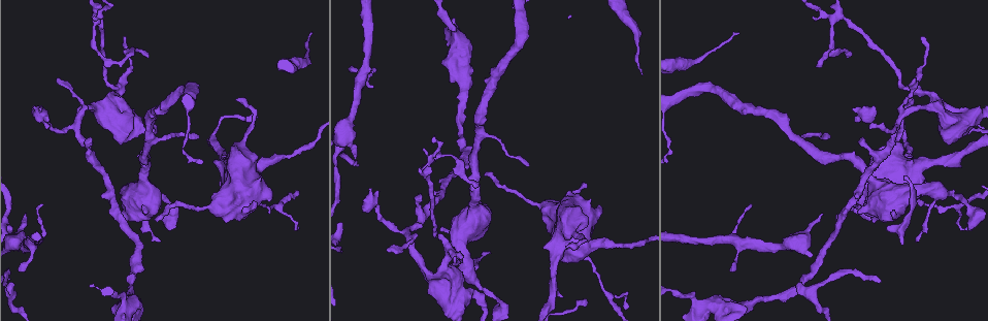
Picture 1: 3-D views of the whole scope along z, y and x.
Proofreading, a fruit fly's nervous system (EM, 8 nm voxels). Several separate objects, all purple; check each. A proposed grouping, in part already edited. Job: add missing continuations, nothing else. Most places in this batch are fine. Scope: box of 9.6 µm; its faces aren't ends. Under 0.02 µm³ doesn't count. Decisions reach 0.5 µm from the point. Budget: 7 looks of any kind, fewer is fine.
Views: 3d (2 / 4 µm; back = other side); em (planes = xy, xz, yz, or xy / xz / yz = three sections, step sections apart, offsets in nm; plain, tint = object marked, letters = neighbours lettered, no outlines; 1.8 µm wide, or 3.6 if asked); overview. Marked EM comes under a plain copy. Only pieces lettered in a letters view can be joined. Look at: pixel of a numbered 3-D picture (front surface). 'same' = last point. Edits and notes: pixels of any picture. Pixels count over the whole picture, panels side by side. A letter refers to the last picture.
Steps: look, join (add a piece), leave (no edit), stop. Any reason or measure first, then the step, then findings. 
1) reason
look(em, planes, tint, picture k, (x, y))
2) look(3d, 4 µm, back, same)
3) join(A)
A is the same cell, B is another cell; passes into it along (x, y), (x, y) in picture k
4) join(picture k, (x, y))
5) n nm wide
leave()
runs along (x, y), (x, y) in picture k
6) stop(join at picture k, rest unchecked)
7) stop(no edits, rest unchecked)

thin end
look(em, 3.6 µm, planes, letters, picture 1, (354, 158))

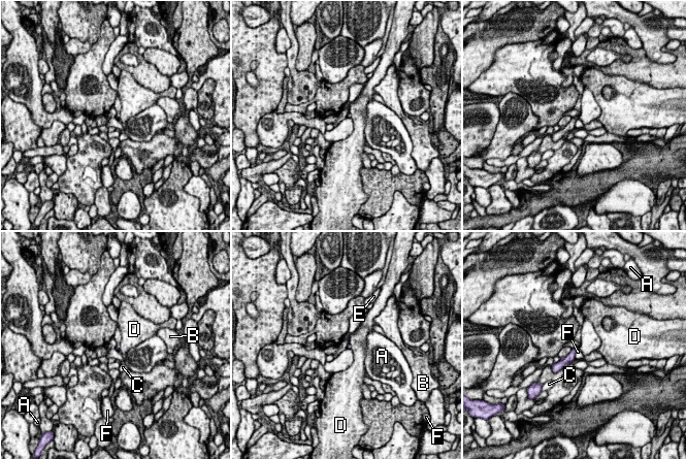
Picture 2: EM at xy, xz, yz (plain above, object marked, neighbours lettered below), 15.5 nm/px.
leave()
A, B, C, D, E and F are other cells; border along (578, 348), (574, 358) in picture 2; no lettered piece goes on from it

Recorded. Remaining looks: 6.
thick turns thin
look(3d, 2 µm, picture 1, (497, 300))

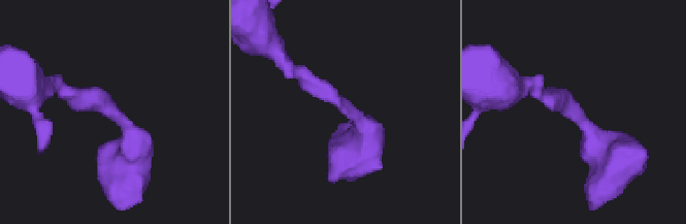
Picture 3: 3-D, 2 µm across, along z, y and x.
arms of 220, 320 nm
look(em, planes, letters, picture 3, (344, 106))

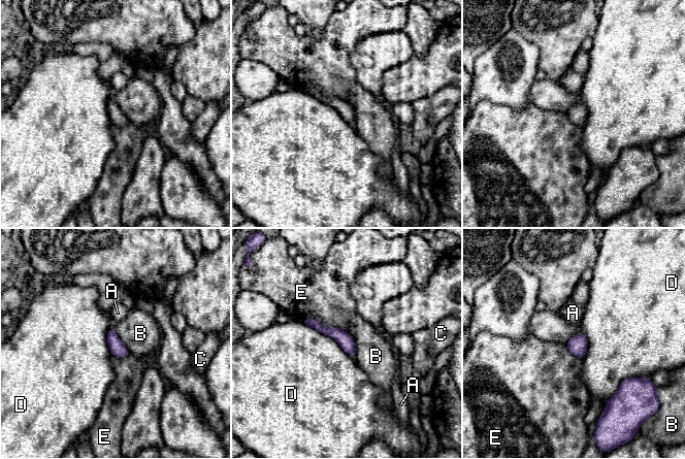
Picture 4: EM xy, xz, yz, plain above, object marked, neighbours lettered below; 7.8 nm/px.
leave()
A, B, C, D and E are other cells; runs along (305, 321), (333, 331), (353, 352) in picture 4; none of them fits

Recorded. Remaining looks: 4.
an open end
look(3d, 2 µm, picture 1, (895, 214))

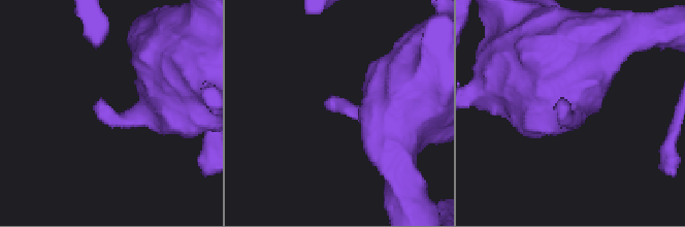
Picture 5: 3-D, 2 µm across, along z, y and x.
now the EM
look(em, planes, letters, picture 5, (567, 106))

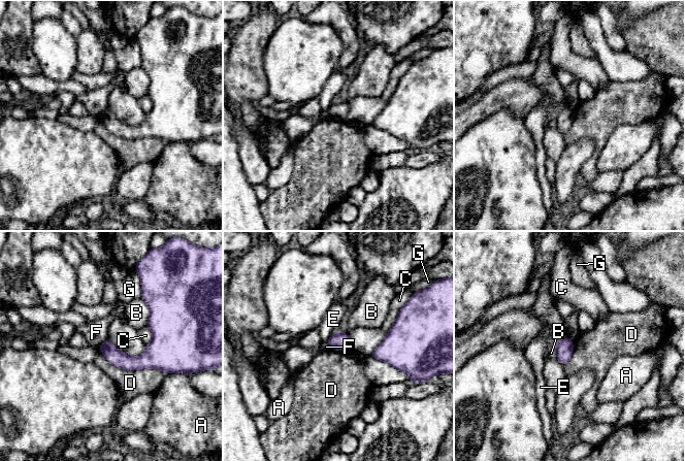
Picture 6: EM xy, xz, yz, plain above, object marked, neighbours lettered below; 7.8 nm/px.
leave()
A, B, C, D, E, F and G are other cells; border along (99, 351), (117, 366), (165, 373) in picture 6; none of them fits

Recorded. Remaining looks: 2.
stop(no edits, rest unchecked)

